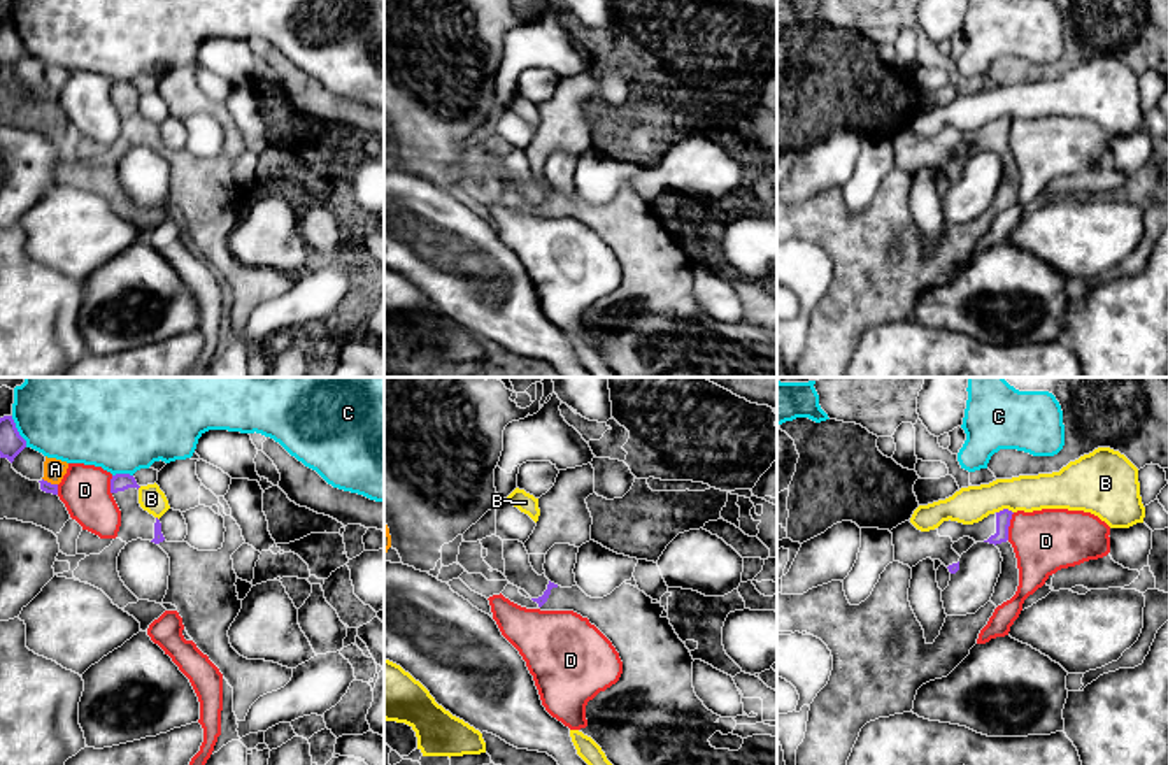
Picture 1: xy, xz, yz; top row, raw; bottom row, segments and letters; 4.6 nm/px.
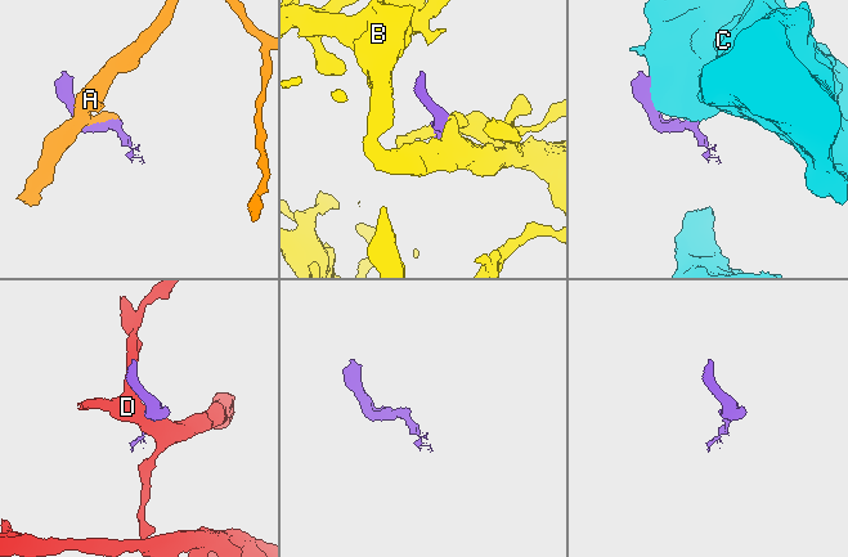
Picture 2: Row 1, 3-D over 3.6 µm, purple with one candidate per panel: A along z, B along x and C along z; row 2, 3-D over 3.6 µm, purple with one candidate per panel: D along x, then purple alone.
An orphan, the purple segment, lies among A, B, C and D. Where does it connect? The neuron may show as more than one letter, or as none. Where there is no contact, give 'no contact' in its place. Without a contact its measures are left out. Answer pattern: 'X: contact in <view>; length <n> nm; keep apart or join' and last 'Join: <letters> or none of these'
A: contact in xy; length 80 nm; keep apart
B: contact in yz; length 80 nm; keep apart
C: contact in xy; length 100 nm; keep apart
D: contact in yz; length 130 nm; keep apart
Join: none of these

